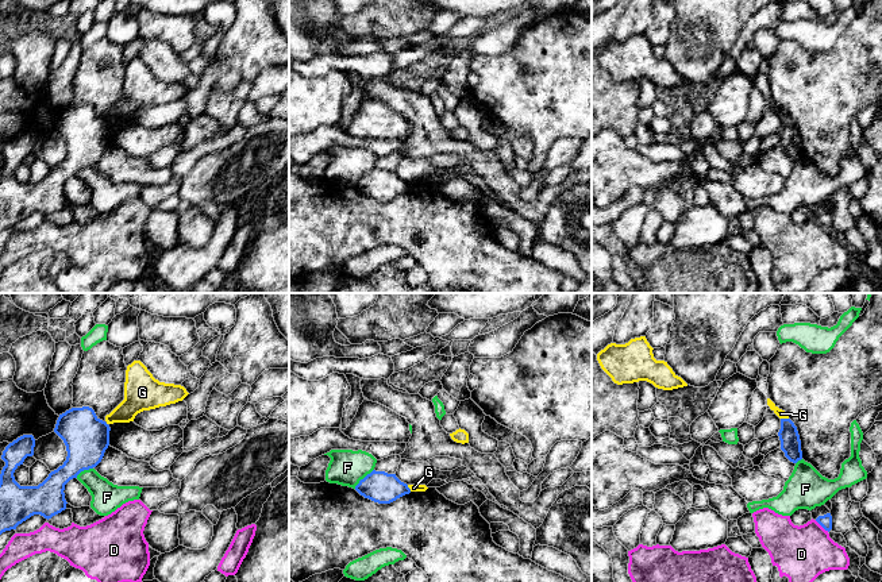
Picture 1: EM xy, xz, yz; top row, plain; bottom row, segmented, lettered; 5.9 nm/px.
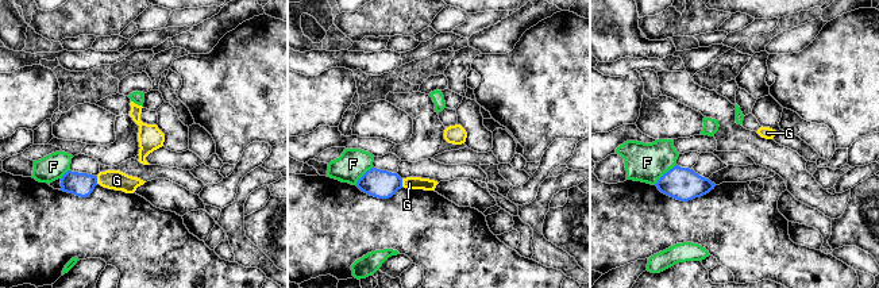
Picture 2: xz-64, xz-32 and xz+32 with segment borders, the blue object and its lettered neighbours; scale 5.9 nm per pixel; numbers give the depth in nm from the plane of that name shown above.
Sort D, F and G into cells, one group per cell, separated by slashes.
D / F / G

